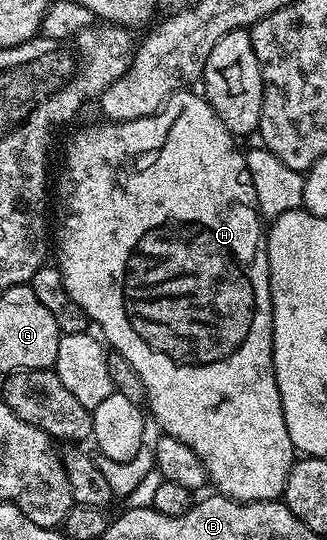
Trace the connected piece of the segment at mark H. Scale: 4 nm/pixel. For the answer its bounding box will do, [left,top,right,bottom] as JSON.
[55,89,295,503]

